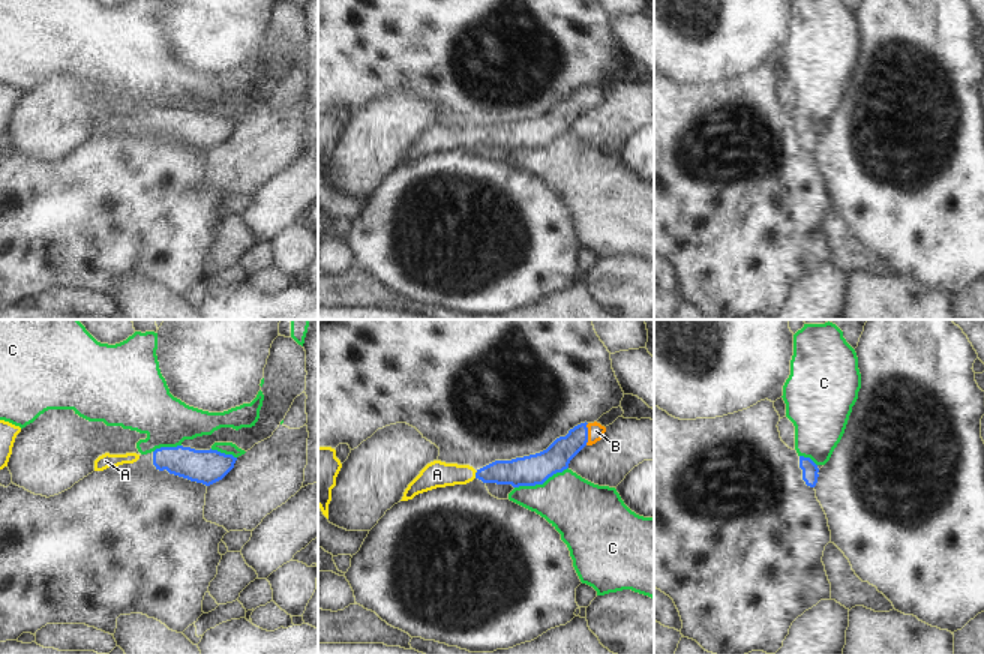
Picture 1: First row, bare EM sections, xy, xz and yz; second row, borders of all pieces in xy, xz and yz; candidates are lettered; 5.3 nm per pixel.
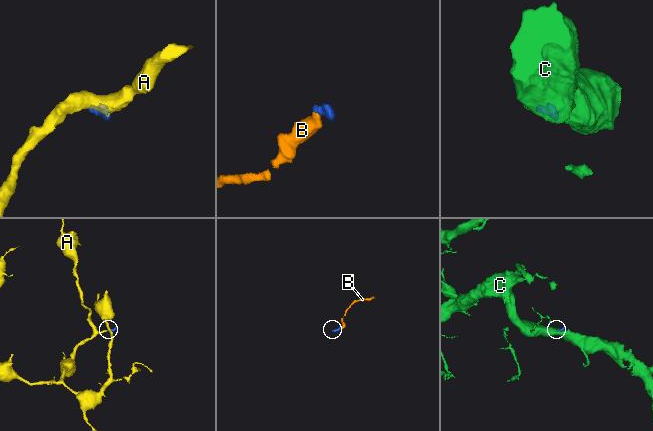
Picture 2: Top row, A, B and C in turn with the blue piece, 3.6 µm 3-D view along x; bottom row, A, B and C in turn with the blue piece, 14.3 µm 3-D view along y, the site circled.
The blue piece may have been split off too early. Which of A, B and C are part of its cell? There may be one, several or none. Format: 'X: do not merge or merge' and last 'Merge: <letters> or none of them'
A: merge
B: merge
C: do not merge
Merge: A, B

